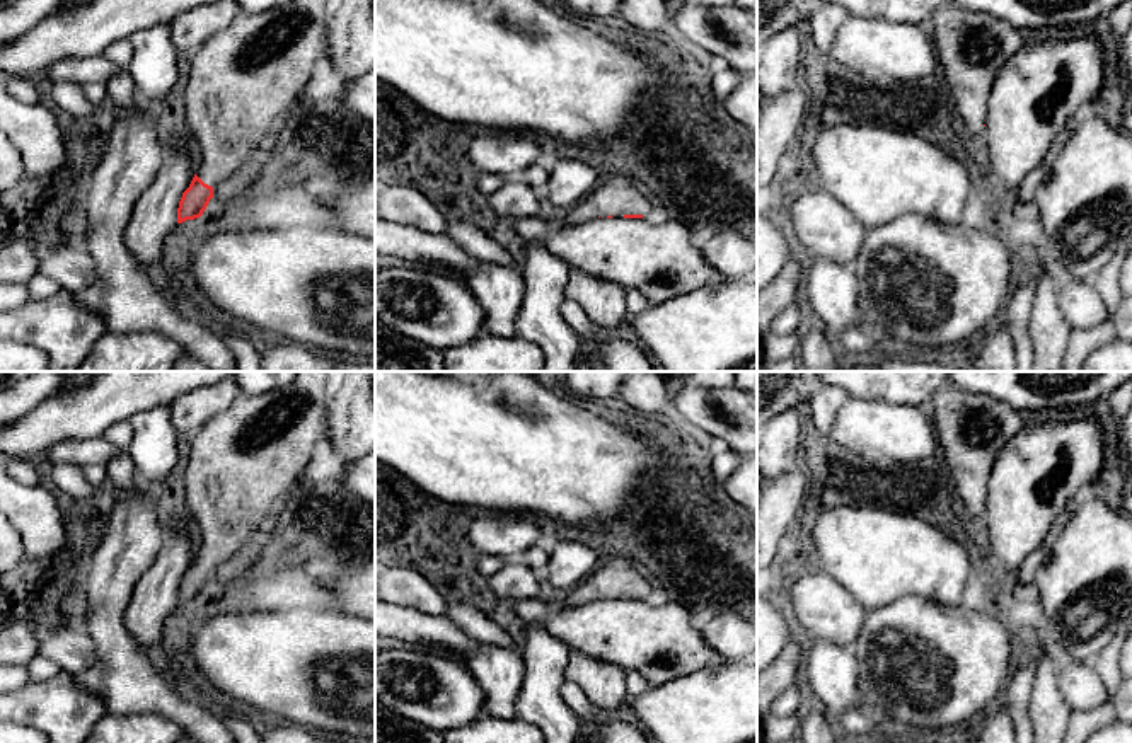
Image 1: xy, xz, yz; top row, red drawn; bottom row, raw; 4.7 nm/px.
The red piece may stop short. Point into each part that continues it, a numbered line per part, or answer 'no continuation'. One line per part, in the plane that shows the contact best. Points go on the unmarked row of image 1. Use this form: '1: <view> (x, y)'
1: xz (611, 578)

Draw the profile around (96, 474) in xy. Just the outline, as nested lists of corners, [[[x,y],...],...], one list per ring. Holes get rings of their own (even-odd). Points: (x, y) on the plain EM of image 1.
[[[97,464],[80,465],[82,474],[97,491],[107,489],[106,467]]]

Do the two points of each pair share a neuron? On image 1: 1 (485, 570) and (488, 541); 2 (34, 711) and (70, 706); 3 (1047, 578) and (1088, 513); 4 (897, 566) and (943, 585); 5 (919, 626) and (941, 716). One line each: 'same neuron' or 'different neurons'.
1: different neurons
2: same neuron
3: same neuron
4: same neuron
5: same neuron

